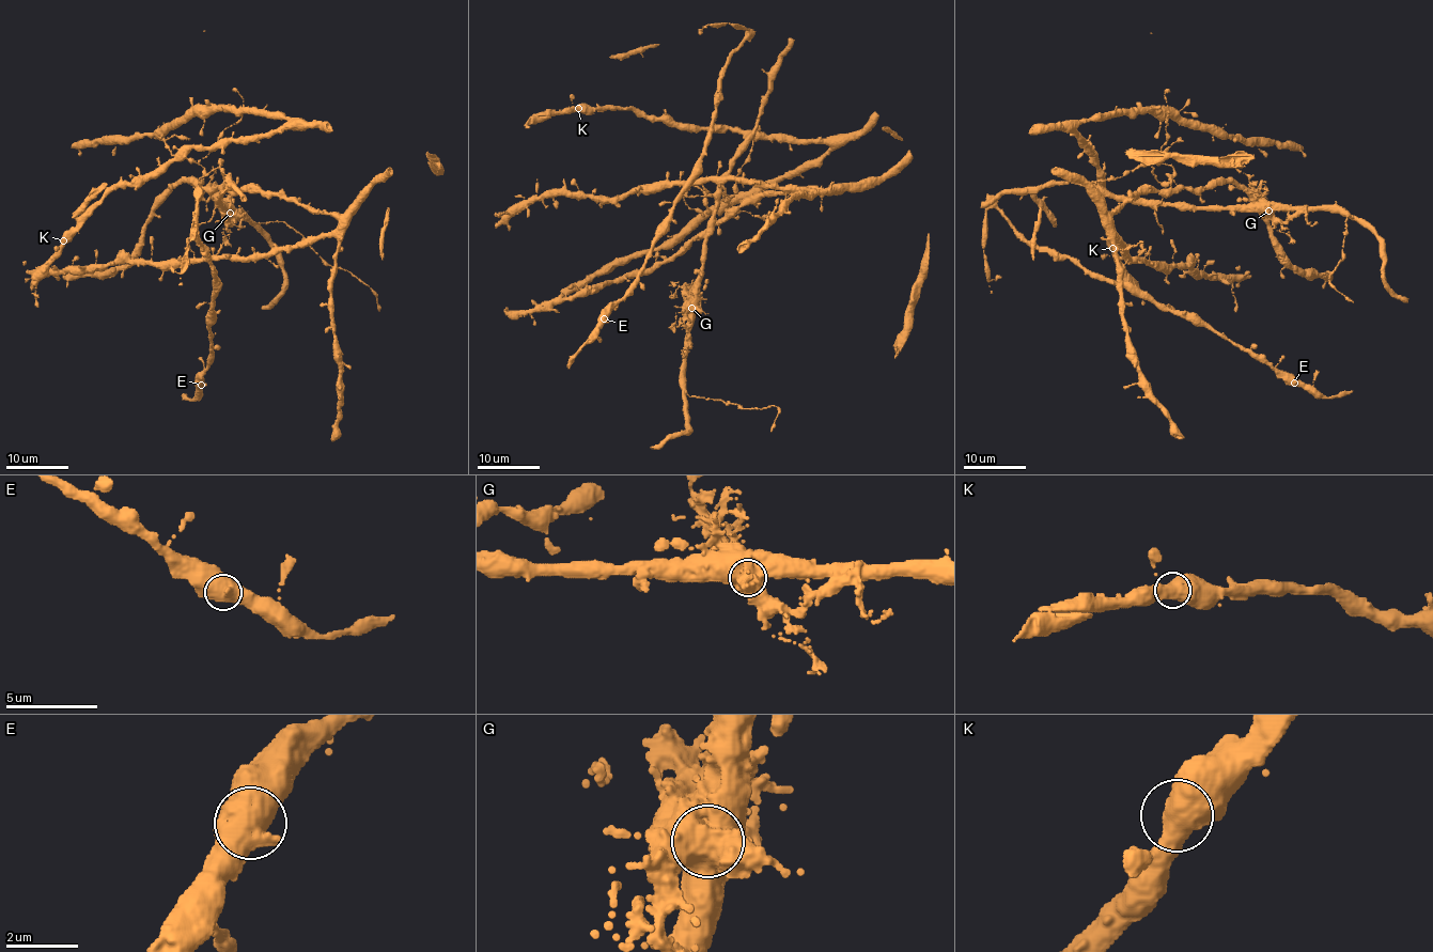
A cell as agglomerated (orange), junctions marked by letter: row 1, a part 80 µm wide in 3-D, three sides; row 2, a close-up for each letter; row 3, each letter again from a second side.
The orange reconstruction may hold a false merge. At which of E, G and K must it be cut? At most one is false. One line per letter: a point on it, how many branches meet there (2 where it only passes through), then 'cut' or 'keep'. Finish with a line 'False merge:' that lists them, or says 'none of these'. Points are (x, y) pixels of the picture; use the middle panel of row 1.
E: place (604, 318); branches 2; keep
G: place (691, 308); branches 2; cut
K: place (578, 108); branches 2; keep
False merge: G

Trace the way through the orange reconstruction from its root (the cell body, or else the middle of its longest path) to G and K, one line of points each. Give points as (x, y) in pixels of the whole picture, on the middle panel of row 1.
G: (737, 176), (752, 145), (750, 142), (734, 159), (720, 189), (714, 230), (706, 242), (699, 301), (691, 308)
K: (737, 176), (732, 197), (705, 194), (710, 211), (692, 185), (684, 202), (705, 214), (829, 145), (578, 108)

